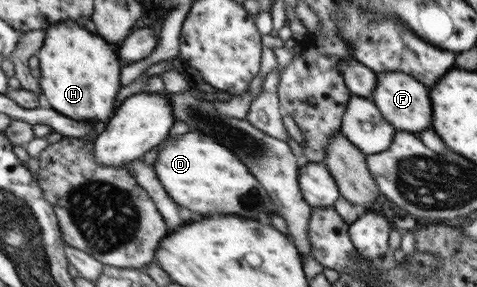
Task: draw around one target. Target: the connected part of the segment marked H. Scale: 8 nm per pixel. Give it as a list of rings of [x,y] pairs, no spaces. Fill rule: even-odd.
[[[64,21],[47,29],[48,37],[40,50],[43,75],[41,86],[47,105],[76,121],[97,124],[113,116],[114,101],[120,89],[120,63],[116,53],[100,35],[75,23]]]

